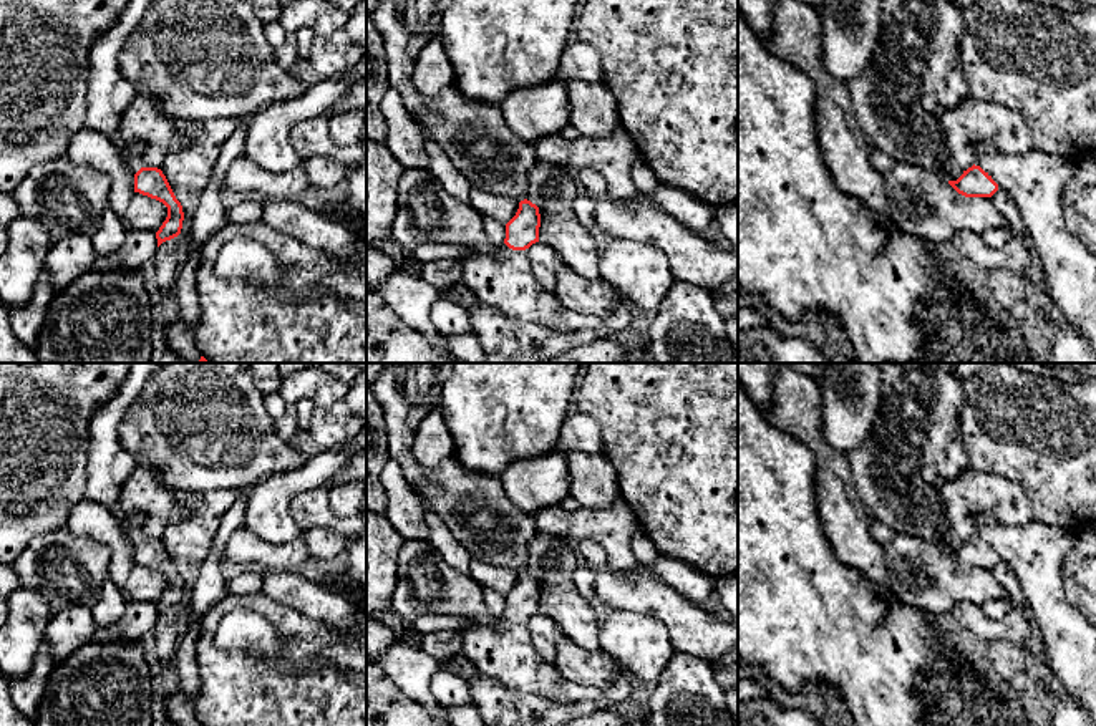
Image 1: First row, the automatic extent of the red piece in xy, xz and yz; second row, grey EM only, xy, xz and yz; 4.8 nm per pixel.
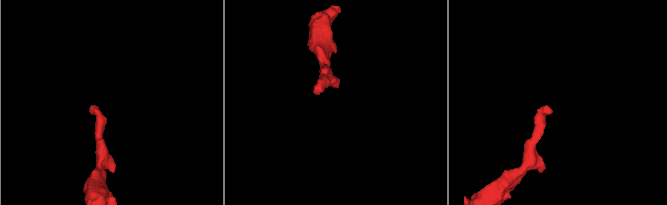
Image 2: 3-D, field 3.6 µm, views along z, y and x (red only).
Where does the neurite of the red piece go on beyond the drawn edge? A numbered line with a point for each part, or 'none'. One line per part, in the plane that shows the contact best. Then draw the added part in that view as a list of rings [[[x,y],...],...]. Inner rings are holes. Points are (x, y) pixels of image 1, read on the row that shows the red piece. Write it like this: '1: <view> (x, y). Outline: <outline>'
1: yz (1037, 183). Outline: [[[993,141],[978,143],[975,157],[1013,197],[1061,318],[1096,348],[1096,255],[1068,230],[1063,212],[1074,162],[1045,152],[1001,154]]]

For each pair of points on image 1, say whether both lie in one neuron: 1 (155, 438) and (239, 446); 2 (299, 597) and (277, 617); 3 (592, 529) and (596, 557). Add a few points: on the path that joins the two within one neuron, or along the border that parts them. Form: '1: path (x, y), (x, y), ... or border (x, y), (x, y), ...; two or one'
1: path (176, 441), (179, 445), (218, 445); one
2: border (261, 590), (277, 602), (315, 617), (324, 624); two
3: border (577, 541), (594, 539), (606, 552), (607, 561); two

